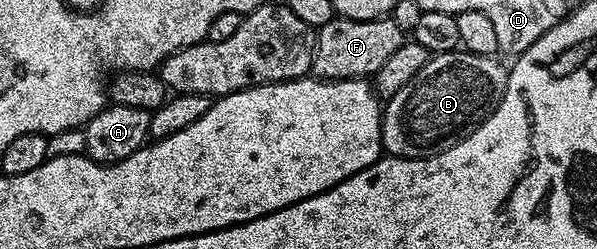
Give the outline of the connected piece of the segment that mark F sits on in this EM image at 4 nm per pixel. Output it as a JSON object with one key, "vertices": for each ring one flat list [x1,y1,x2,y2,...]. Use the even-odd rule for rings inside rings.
{"vertices":[[336,17,317,28,313,74,319,79,366,79,378,71,404,42,404,32,393,17,352,20]]}

